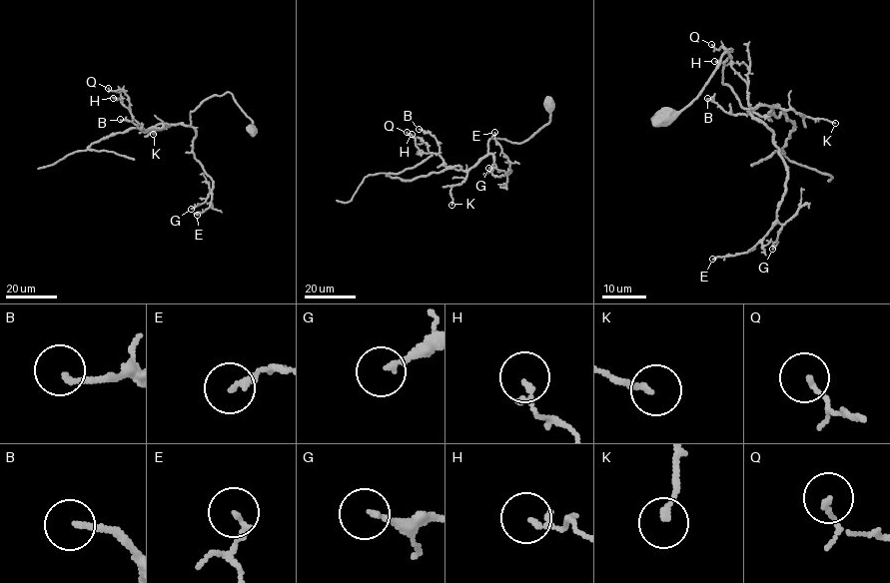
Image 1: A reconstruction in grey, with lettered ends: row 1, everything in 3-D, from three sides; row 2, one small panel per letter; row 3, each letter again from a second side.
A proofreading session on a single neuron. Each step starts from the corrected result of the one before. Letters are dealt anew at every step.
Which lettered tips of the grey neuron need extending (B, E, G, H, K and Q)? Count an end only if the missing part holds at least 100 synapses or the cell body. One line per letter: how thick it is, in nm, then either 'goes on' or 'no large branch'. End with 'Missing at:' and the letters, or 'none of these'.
B: 160 nm thick; no large branch
E: 170 nm thick; no large branch
G: 150 nm thick; no large branch
H: 150 nm thick; no large branch
K: 160 nm thick; no large branch
Q: 130 nm thick; no large branch
Missing at: none of these

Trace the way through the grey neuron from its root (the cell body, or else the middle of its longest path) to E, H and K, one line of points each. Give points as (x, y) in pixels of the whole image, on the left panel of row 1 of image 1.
E: (253, 131), (253, 122), (229, 92), (210, 96), (191, 112), (193, 153), (213, 183), (211, 205), (197, 215)
H: (253, 131), (229, 92), (206, 98), (191, 112), (189, 126), (159, 123), (146, 130), (113, 98)
K: (253, 131), (253, 122), (226, 92), (206, 98), (191, 112), (189, 126), (171, 124), (153, 134)

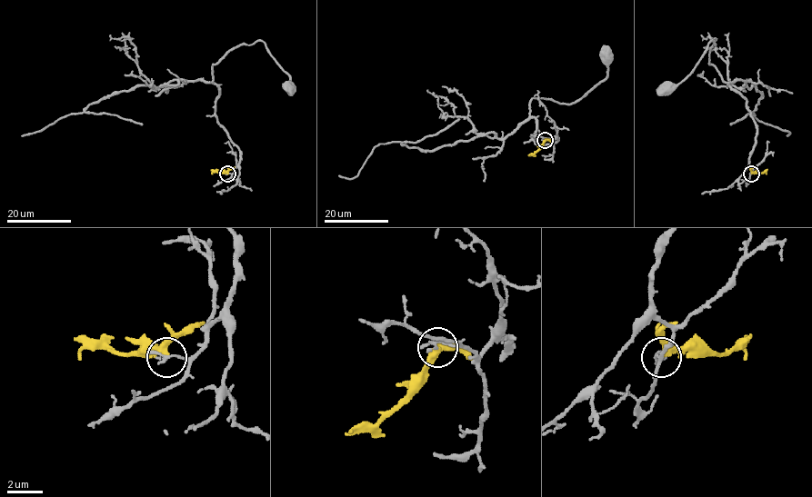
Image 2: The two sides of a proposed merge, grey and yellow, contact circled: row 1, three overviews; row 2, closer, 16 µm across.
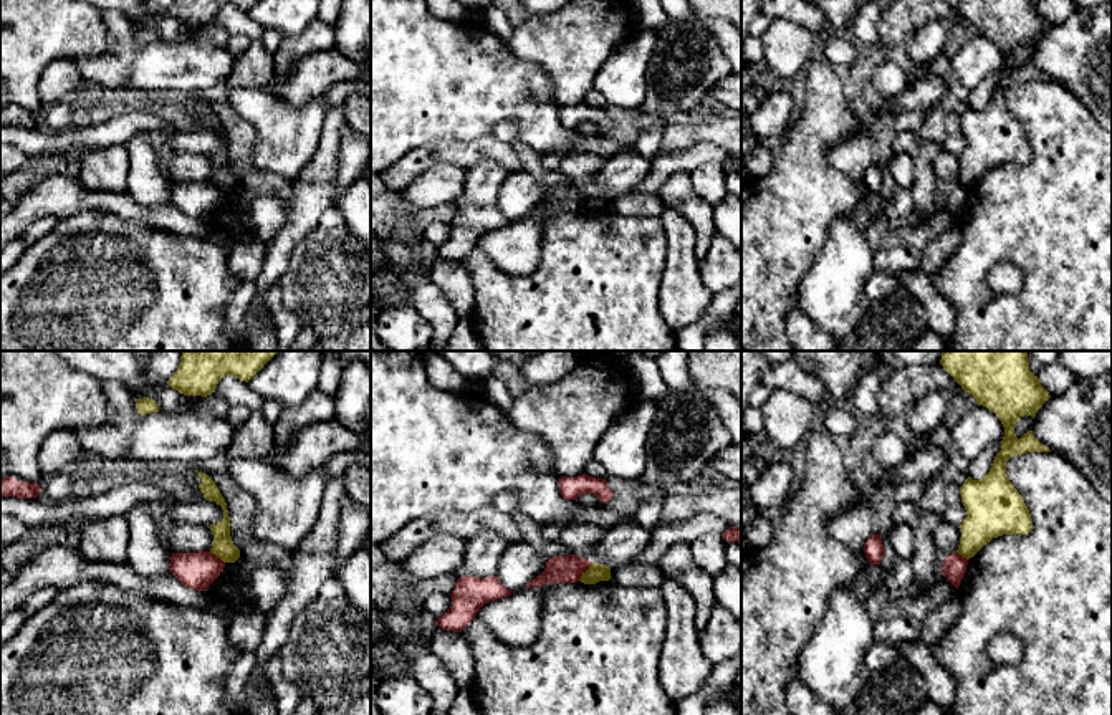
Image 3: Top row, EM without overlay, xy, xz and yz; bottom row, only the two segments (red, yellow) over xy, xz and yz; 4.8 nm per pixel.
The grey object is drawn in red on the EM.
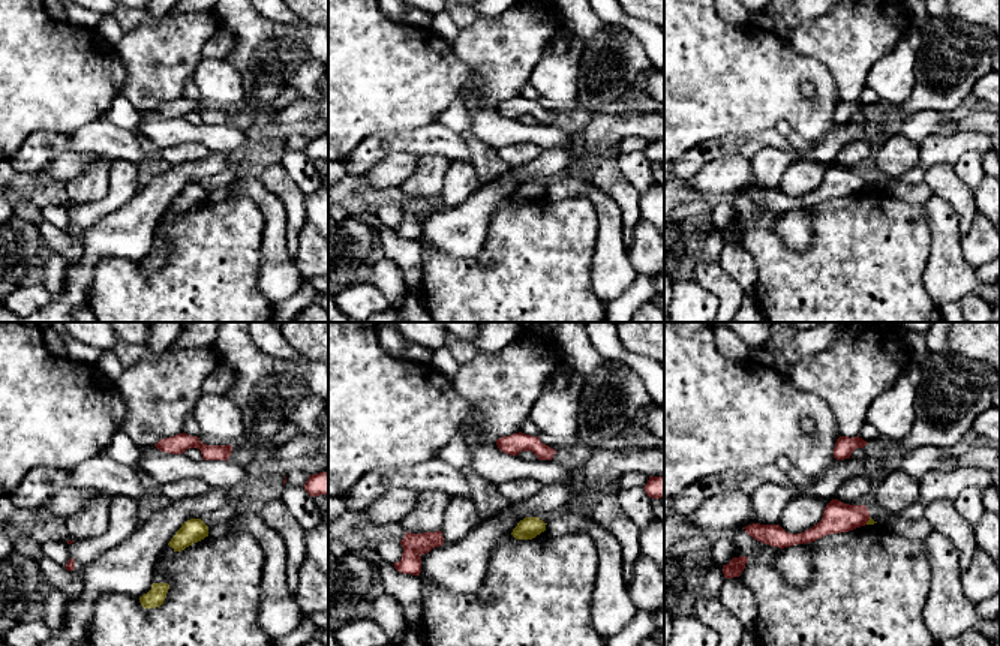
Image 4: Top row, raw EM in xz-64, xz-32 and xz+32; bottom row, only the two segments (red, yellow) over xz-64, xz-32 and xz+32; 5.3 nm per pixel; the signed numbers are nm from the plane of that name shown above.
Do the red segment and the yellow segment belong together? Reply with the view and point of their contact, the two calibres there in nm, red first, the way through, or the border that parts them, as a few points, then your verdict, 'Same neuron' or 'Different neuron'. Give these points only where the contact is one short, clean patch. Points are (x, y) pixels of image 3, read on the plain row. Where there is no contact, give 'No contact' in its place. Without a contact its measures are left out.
Touches red at xz (586, 199). Thickness 130 nm (red) against 90 nm. Boundary: xz (593, 192), (578, 209). Different neuron

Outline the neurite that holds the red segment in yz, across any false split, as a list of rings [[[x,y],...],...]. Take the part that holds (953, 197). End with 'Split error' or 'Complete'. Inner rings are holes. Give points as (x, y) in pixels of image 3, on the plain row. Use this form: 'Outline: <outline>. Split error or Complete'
Outline: [[[953,182],[943,189],[942,204],[958,218],[960,210],[966,202],[968,189]]]. Complete

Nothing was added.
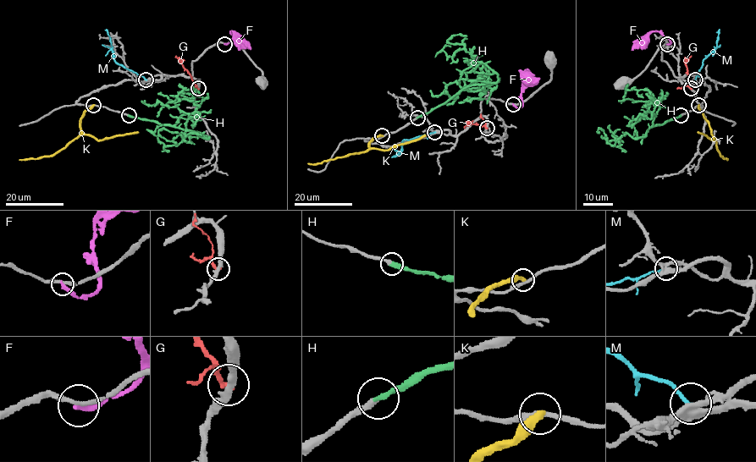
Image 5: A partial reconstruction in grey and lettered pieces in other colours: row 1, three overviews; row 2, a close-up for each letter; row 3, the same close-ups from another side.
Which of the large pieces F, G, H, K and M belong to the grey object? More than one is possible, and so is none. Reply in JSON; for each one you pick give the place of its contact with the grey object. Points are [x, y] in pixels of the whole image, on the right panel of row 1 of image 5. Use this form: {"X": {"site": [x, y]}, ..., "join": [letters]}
{"H": {"site": [681, 115]}, "join": ["H"]}

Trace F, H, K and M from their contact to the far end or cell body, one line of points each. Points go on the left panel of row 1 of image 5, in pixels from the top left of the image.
F: (224, 44), (234, 38), (233, 31), (238, 39), (239, 50)
H: (129, 115), (173, 125), (182, 115), (200, 114), (193, 125), (178, 107), (140, 101)
K: (93, 105), (80, 119), (80, 134), (64, 147), (49, 156), (19, 160)
M: (146, 79), (115, 61), (110, 37), (105, 30)

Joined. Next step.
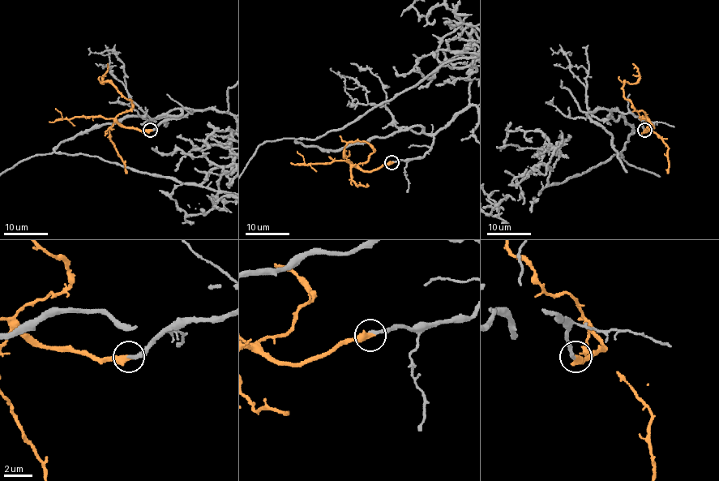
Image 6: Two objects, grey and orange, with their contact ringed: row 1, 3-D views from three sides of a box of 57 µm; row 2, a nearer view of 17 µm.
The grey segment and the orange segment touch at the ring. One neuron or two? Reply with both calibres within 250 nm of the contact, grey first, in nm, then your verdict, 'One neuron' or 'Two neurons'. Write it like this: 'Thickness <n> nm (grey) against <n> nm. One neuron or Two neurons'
Thickness 240 nm (grey) against 480 nm. One neuron

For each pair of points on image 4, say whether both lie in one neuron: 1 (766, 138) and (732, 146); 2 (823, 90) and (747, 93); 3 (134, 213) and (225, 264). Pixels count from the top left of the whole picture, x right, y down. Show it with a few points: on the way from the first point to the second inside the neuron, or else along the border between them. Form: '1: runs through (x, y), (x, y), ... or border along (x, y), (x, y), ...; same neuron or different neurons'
1: runs through (757, 141), (741, 146); same neuron
2: runs through (807, 75), (766, 75); same neuron
3: border along (167, 207), (156, 228), (152, 246); different neurons

